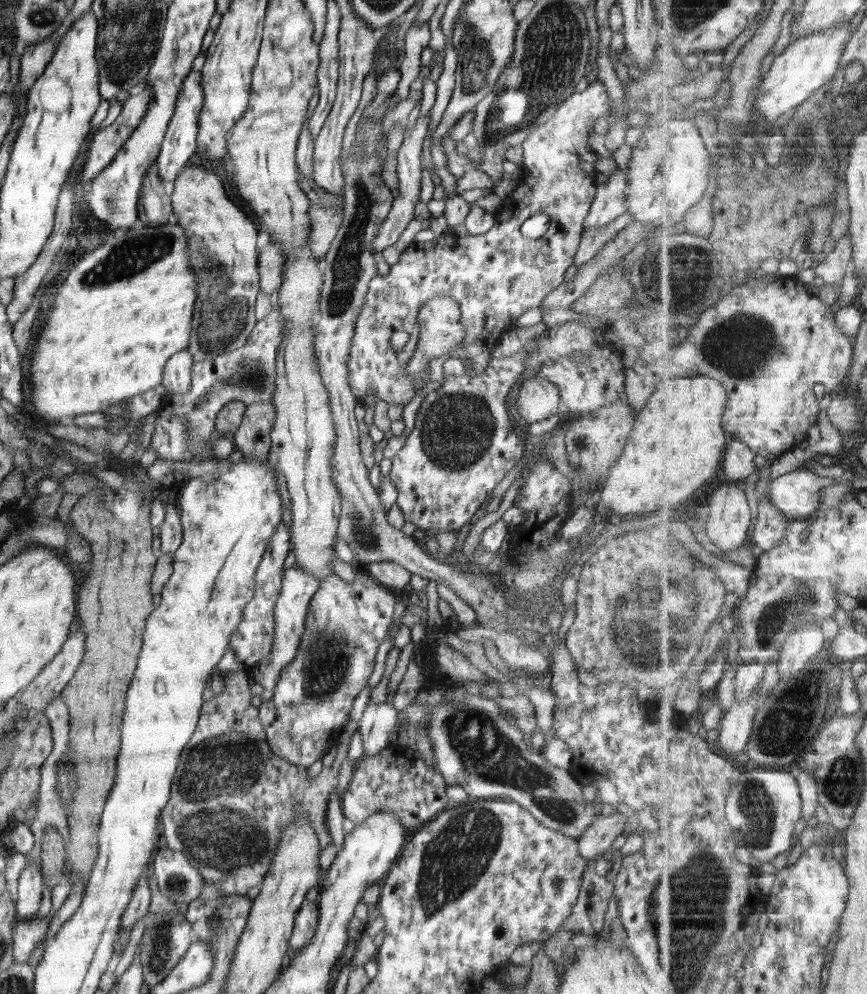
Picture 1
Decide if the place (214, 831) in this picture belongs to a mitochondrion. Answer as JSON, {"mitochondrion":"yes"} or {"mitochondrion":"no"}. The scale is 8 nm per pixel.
{"mitochondrion":"yes"}

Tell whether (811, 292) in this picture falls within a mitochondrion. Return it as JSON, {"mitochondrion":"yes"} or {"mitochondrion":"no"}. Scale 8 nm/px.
{"mitochondrion":"no"}

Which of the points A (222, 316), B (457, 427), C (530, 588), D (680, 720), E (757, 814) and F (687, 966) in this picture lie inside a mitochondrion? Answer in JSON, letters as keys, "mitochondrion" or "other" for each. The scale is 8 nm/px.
{"A":"mitochondrion","B":"mitochondrion","C":"mitochondrion","D":"other","E":"mitochondrion","F":"mitochondrion"}

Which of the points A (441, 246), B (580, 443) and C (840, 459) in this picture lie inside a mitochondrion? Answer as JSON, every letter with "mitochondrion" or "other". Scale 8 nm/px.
{"A":"other","B":"other","C":"other"}

